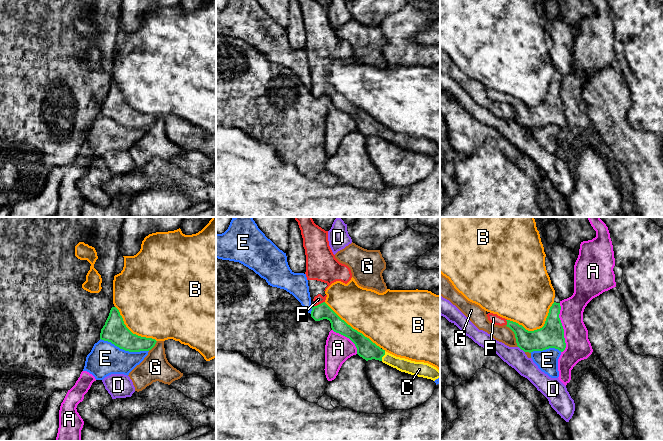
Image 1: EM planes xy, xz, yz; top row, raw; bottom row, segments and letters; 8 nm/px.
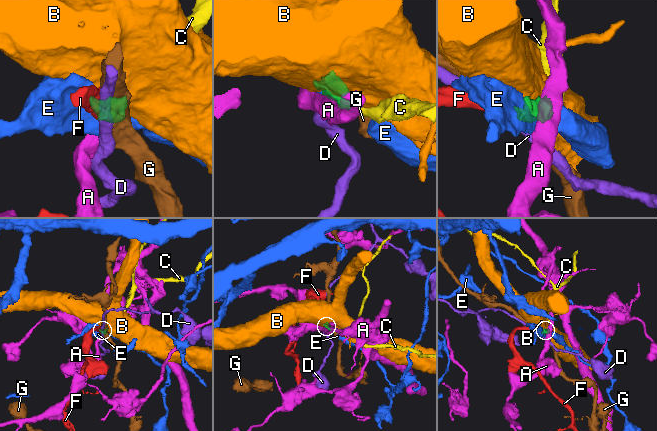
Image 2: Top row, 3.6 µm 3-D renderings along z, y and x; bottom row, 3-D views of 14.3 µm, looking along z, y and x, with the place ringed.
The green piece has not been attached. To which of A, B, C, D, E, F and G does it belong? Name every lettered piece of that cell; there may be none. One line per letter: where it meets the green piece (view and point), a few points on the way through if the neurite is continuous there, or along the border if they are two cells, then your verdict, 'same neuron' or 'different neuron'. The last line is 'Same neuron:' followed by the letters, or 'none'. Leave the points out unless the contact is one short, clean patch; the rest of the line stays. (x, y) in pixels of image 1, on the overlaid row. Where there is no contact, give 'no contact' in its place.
A: meets green in yz at (562, 328); border along yz (559, 303), (559, 318), (565, 343), (565, 349), (562, 352); different neuron
B: meets green in yz at (537, 329); different neuron
C: meets green in xz at (383, 355); runs through xz (366, 349), (383, 355), (404, 365); same neuron
D: meets green in yz at (521, 349); border along yz (518, 346), (524, 352); different neuron
E: meets green in xy at (124, 349); different neuron
F: meets green in xz at (319, 304); runs through xz (322, 311), (319, 304), (318, 299); same neuron
G: meets green in yz at (515, 335); different neuron
Same neuron: C, F

